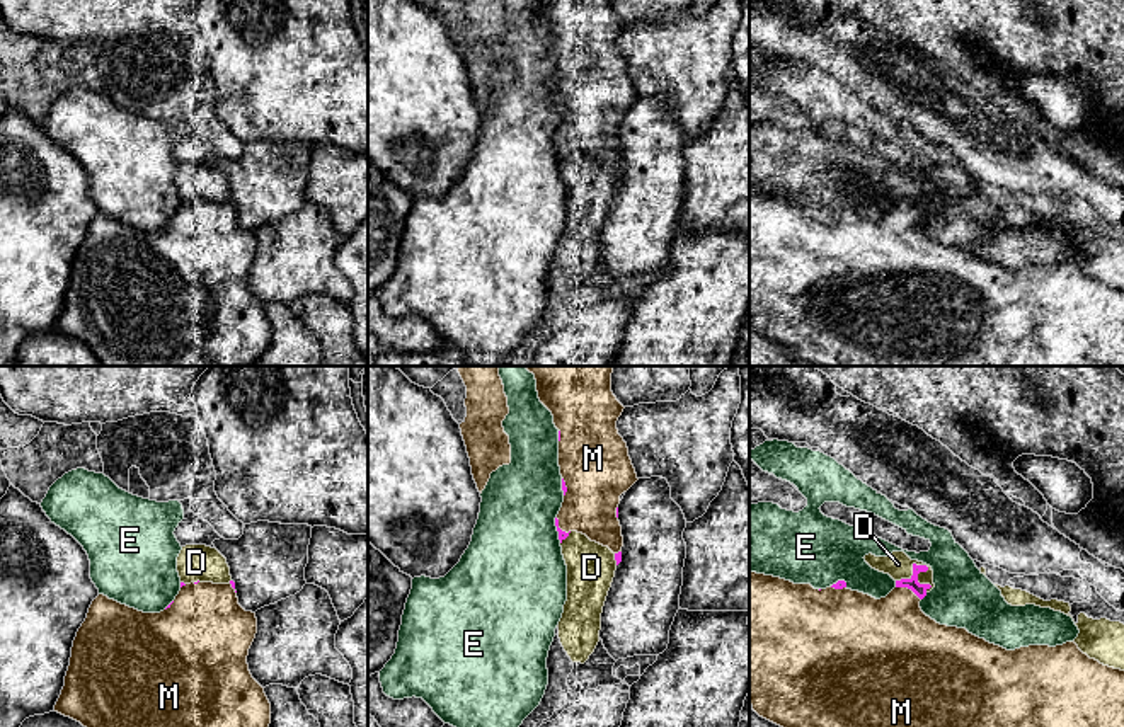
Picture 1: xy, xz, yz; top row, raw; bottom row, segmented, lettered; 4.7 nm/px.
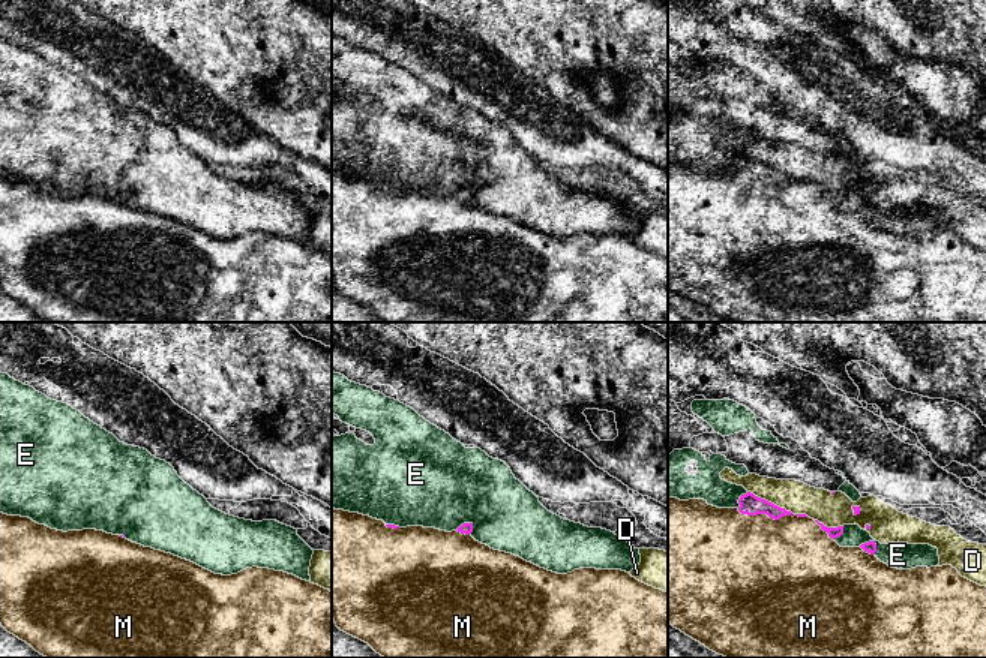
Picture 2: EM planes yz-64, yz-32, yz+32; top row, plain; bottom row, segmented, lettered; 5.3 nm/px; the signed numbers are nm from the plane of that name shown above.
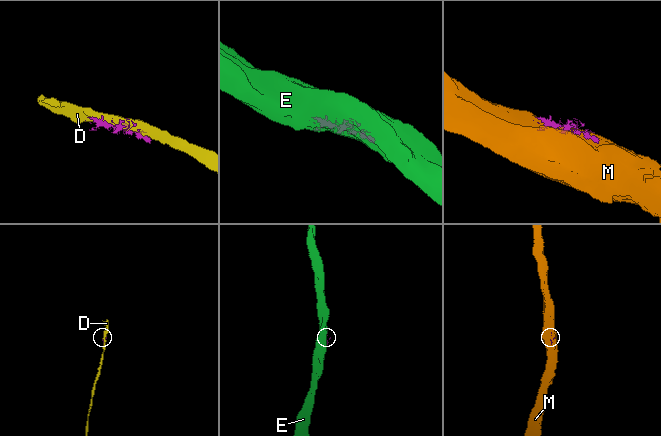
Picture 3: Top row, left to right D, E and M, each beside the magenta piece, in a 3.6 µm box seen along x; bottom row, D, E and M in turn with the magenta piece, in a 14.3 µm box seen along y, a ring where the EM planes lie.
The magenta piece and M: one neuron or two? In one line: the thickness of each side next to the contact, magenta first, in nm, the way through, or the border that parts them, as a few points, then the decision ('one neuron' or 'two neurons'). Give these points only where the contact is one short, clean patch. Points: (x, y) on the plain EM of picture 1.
60 nm thick on the magenta side, 380 nm on the other; one neuron

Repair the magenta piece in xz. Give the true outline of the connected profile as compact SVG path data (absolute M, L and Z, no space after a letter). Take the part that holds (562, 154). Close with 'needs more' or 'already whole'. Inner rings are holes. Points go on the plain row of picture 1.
M536 0L540 20L552 31L559 48L559 85L564 121L555 136L560 162L571 150L608 165L622 180L622 145L618 140L620 114L639 97L628 66L618 53L616 39L623 24L611 10L611 0Z; needs more

